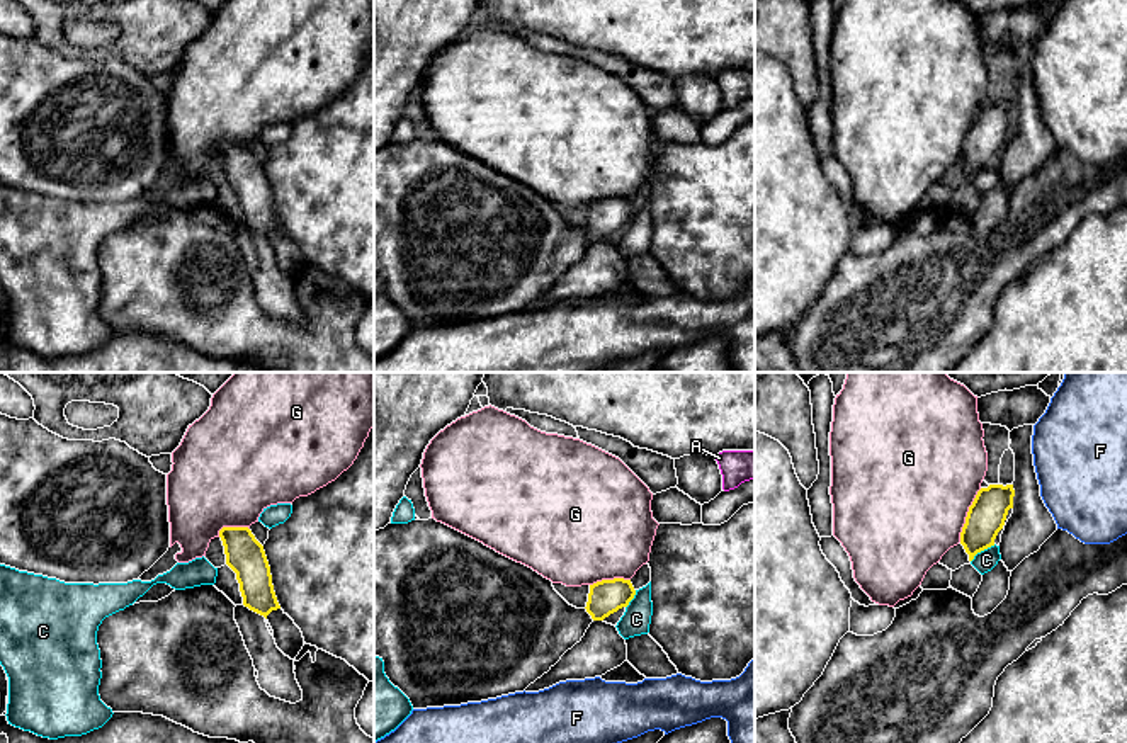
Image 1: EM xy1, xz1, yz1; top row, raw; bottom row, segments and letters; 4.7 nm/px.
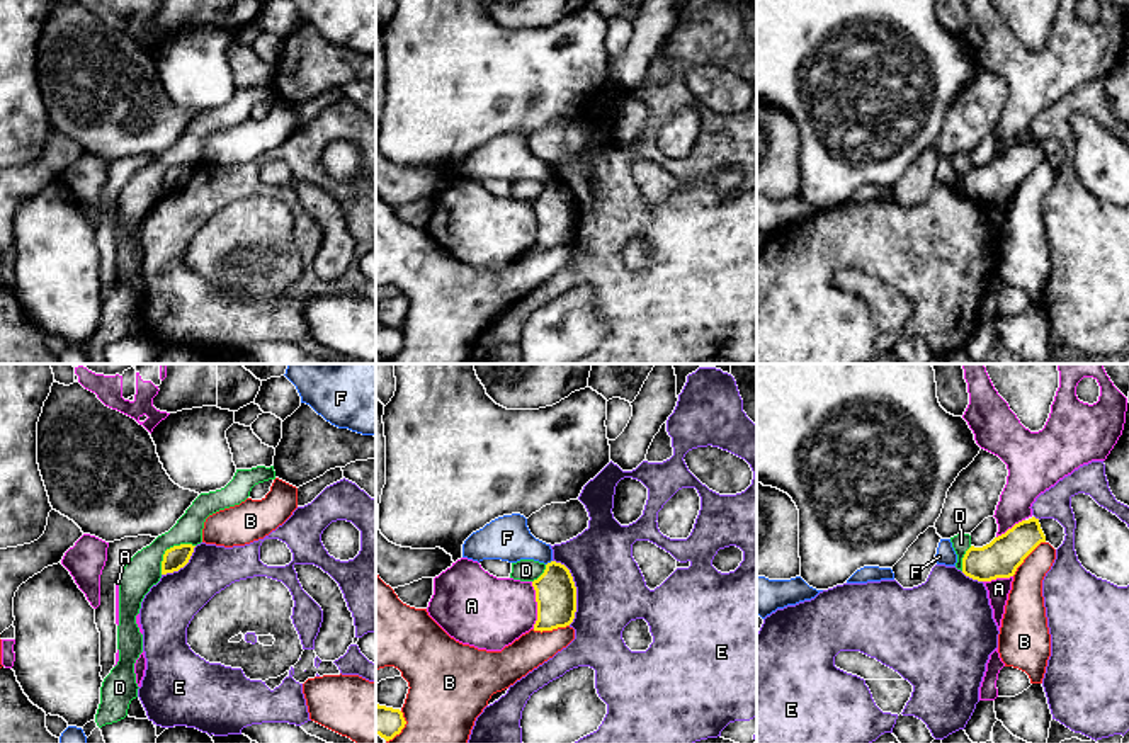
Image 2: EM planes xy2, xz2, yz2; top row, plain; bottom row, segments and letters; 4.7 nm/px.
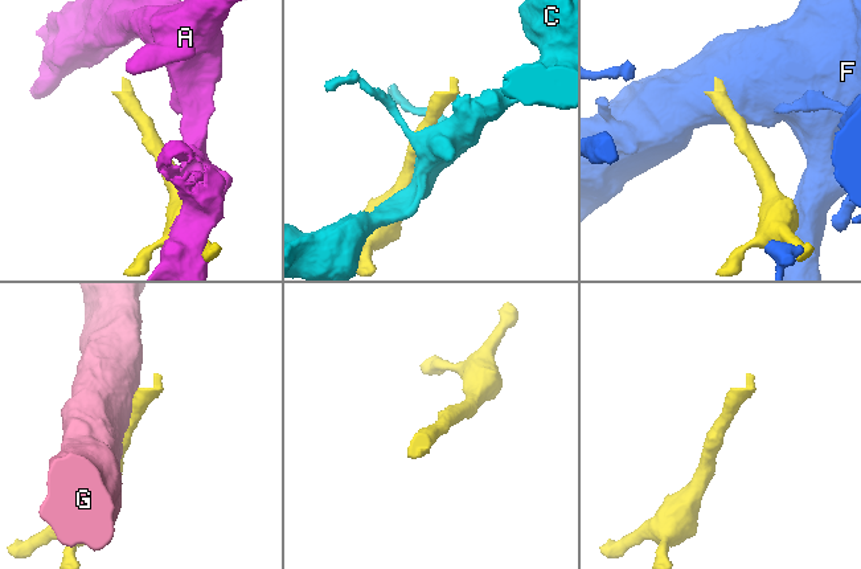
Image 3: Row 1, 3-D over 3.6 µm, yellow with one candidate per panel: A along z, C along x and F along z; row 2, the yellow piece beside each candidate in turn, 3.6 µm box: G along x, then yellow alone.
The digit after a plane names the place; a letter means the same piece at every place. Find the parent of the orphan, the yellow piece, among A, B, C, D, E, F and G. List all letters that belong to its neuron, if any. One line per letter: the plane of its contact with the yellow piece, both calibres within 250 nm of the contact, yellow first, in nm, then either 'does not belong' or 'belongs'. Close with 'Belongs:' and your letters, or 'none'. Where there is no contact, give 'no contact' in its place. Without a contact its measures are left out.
A: contact in xz2; calibres 190 and 340 nm; does not belong
B: contact in yz2; calibres 180 and 180 nm; does not belong
C: contact in yz1; calibres 180 and 100 nm; belongs
D: contact in xy2; calibres 110 and 160 nm; does not belong
E: contact in xz2; calibres 190 and 340 nm; does not belong
F: contact in xz2; calibres 190 and 220 nm; does not belong
G: contact in yz1; calibres 180 and 480 nm; does not belong
Belongs: C

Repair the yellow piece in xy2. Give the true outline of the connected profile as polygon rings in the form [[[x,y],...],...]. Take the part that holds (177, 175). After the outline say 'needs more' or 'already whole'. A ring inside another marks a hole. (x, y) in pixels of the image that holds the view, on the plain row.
[[[180,163],[167,168],[162,180],[162,194],[184,187],[194,172],[194,167],[196,165],[192,163]]]; already whole

